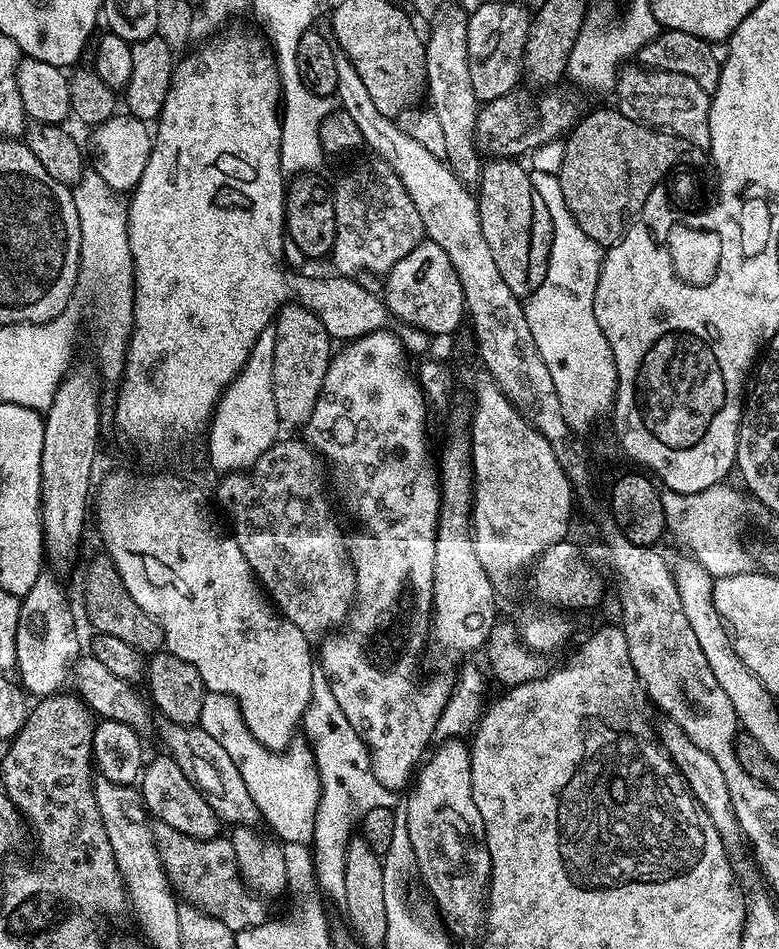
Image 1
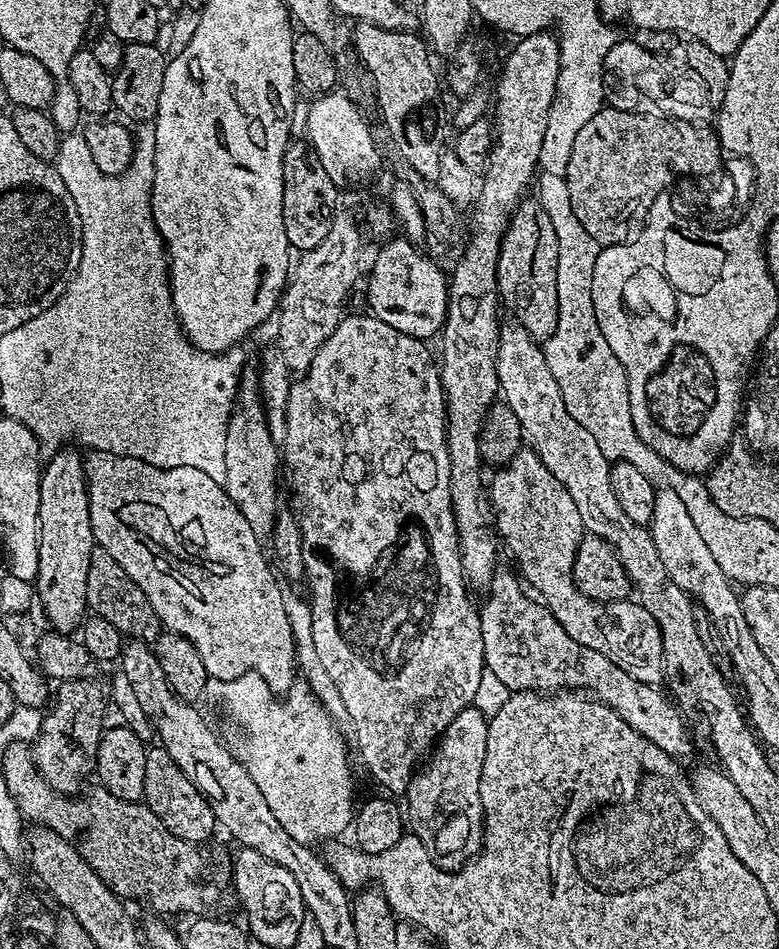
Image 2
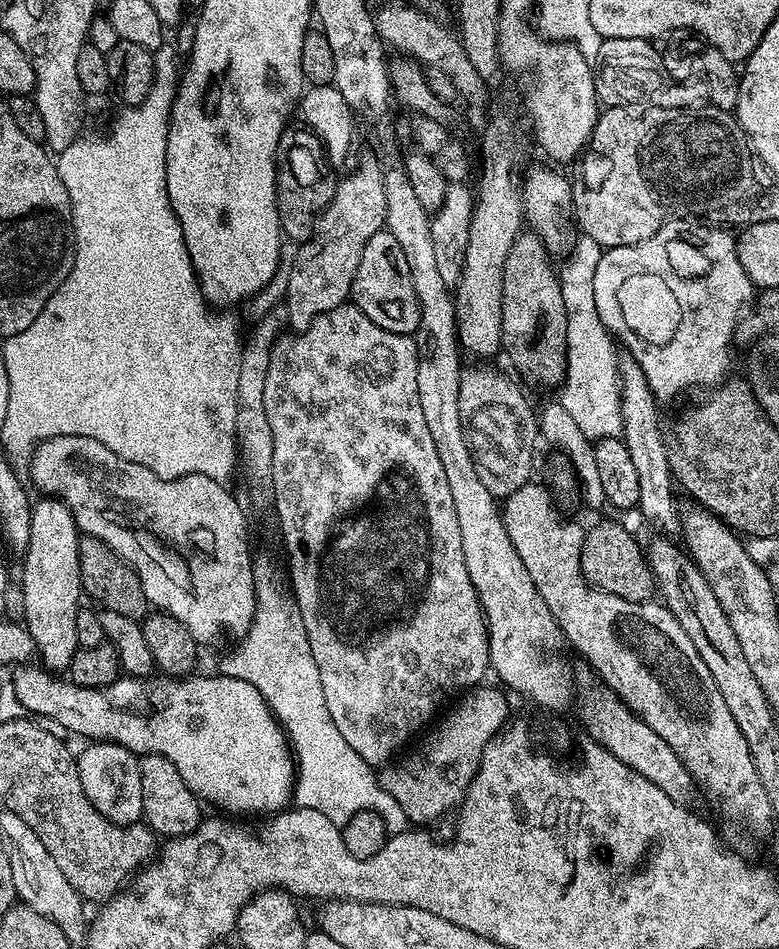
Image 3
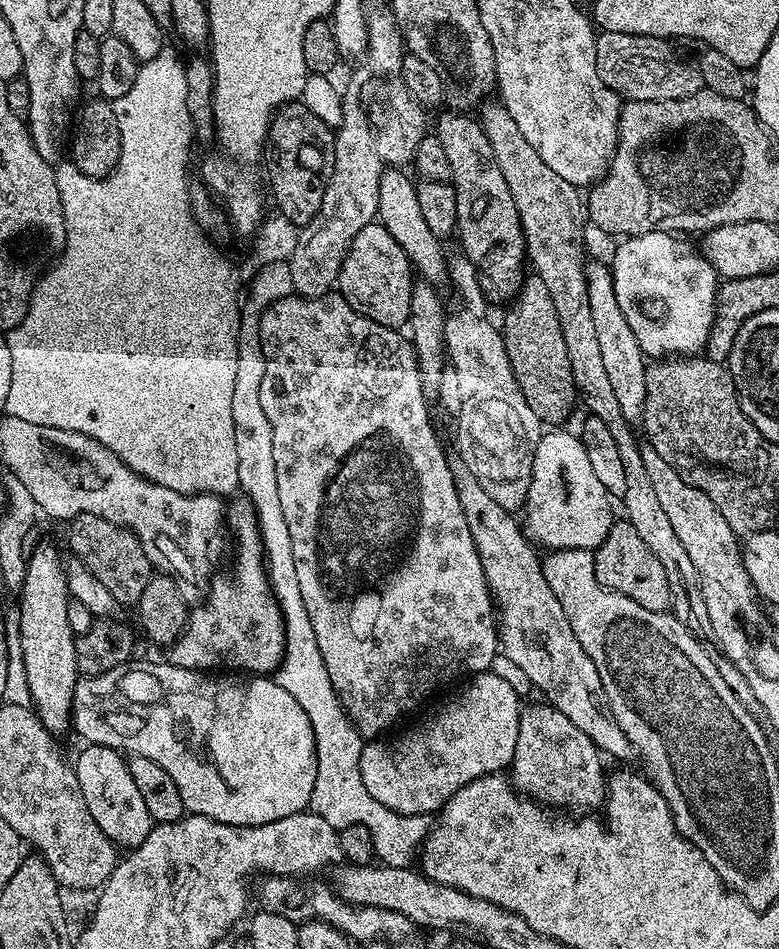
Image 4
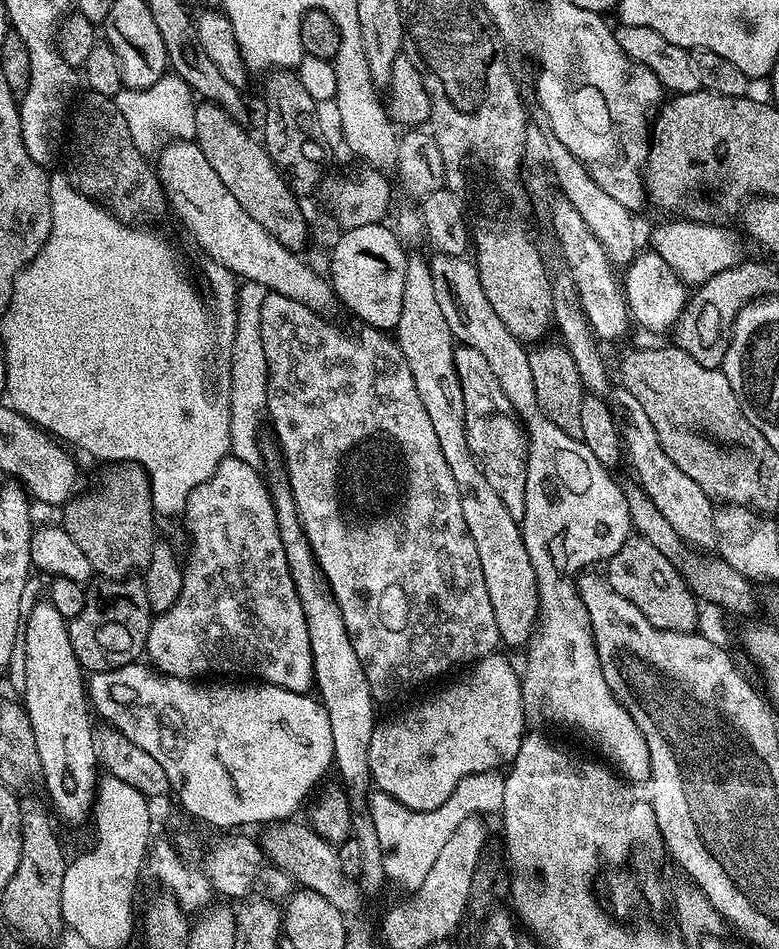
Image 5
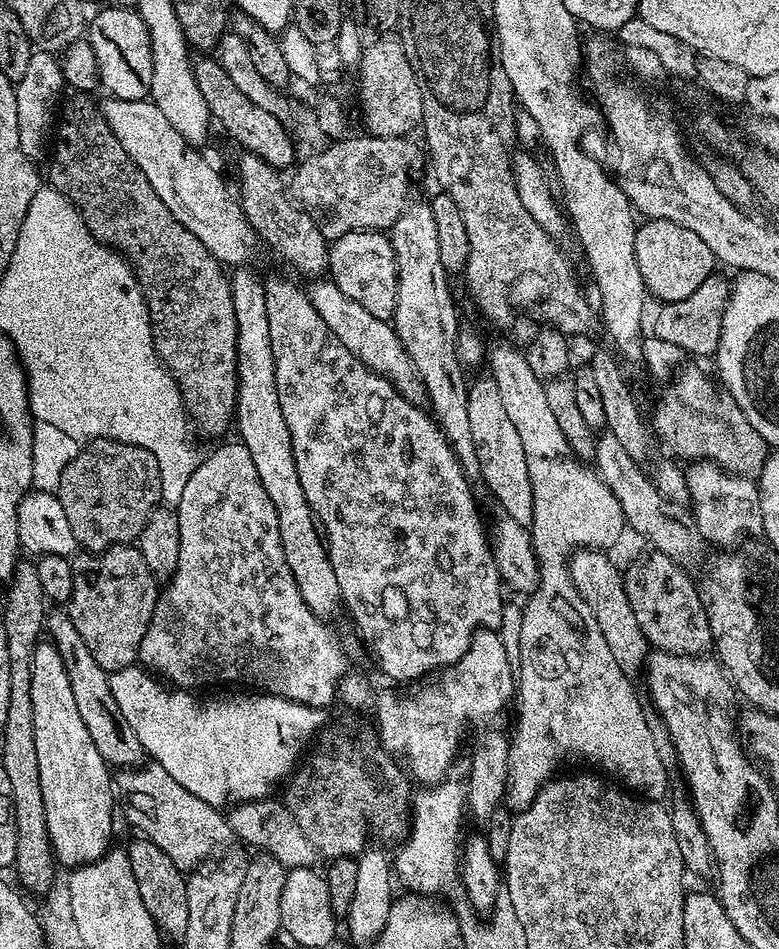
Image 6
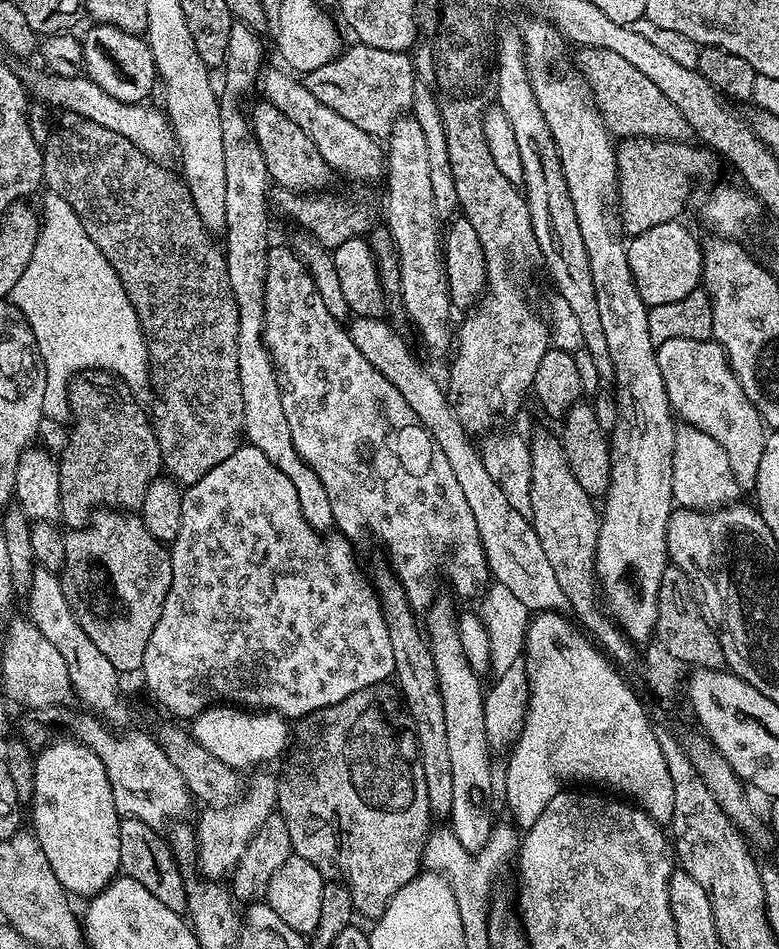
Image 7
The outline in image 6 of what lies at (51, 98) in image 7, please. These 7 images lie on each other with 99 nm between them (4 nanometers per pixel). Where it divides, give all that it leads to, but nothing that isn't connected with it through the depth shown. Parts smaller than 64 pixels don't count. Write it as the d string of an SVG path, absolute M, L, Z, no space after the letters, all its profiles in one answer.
M108 98L108 101L102 104L102 111L106 122L114 130L118 142L122 142L122 150L126 150L130 158L134 158L142 174L146 174L146 182L150 182L158 198L166 202L166 208L170 210L170 214L174 214L174 218L178 218L178 222L182 222L182 226L186 226L186 230L190 230L190 234L194 234L194 238L198 238L202 246L206 246L206 250L210 250L210 254L214 254L214 258L220 261L221 265L247 265L251 261L248 259L256 252L256 244L258 245L255 229L244 216L239 199L233 193L232 196L228 193L228 188L224 185L223 178L216 173L215 166L206 157L199 156L196 153L199 151L195 147L185 144L182 134L178 134L178 130L170 126L170 118L166 118L166 114L162 114L162 110L158 110L158 106L152 103L151 99Z

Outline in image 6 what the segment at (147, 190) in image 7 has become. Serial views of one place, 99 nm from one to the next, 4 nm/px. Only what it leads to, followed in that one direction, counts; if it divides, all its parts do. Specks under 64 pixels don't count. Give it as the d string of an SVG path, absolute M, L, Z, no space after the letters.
M76 99L80 100L72 100L69 104L67 101L63 105L54 132L54 147L50 152L51 187L68 195L92 231L92 236L101 244L115 248L138 273L152 319L152 341L156 353L175 377L191 423L208 436L220 436L227 428L233 427L240 390L240 381L236 375L238 322L234 314L229 273L214 258L214 254L210 254L210 250L206 250L206 246L202 246L202 242L194 238L194 234L190 234L190 230L186 230L186 226L182 226L174 214L170 214L166 202L162 202L162 198L158 198L154 192L154 186L146 182L146 174L142 174L134 158L122 150L122 142L118 142L103 111L88 101L91 99Z

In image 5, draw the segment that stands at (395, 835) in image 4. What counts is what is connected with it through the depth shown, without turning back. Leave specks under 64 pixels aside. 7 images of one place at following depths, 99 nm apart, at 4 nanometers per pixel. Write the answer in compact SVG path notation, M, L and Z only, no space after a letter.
M496 769L494 771L480 771L478 774L467 775L466 778L462 778L461 782L458 782L457 786L454 786L453 793L450 794L449 798L446 798L445 802L442 802L441 806L438 806L435 810L428 811L410 811L408 807L402 806L397 800L390 800L384 793L375 793L375 797L370 802L370 809L368 809L368 815L374 822L375 833L378 837L379 848L382 850L382 862L385 877L392 883L396 882L398 885L406 888L408 892L413 892L421 888L422 883L425 882L426 876L430 872L430 866L434 864L436 858L438 858L439 851L442 850L446 843L450 840L450 835L455 831L455 827L466 819L466 817L471 816L475 813L476 808L474 808L474 802L496 802L496 804L503 803L505 798L505 773L501 769Z

